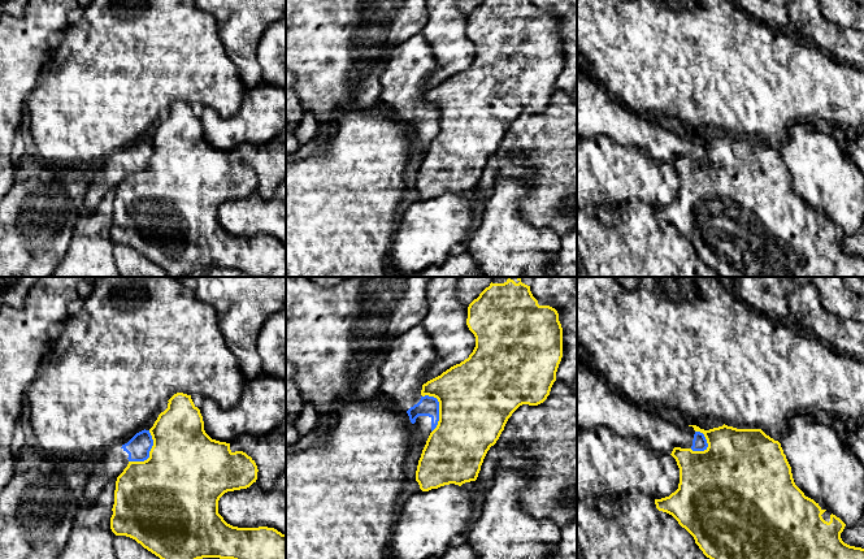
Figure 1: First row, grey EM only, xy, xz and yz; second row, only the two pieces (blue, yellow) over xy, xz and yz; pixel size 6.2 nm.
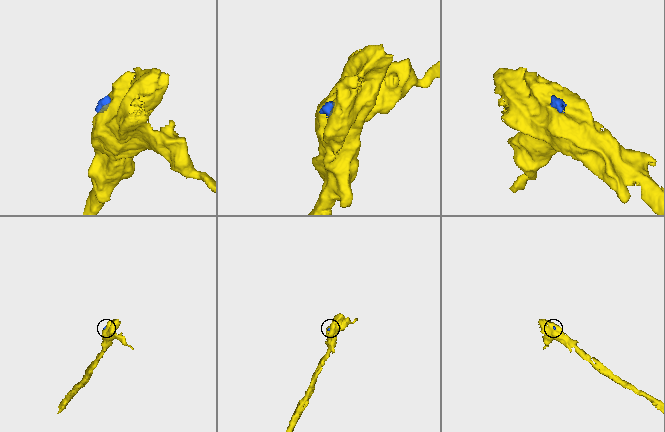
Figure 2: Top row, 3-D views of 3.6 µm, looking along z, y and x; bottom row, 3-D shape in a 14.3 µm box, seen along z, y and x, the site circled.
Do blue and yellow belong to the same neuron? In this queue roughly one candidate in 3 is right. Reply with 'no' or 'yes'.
no

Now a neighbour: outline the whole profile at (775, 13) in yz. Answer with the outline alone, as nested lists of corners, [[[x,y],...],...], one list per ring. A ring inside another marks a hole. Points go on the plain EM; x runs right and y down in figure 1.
[[[734,0],[738,6],[744,9],[748,14],[765,22],[776,31],[783,31],[793,27],[787,6],[791,0]]]

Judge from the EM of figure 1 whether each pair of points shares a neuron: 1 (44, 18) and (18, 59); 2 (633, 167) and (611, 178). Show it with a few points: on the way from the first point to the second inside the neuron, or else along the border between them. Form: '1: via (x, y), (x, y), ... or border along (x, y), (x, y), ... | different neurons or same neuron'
1: via (38, 29), (18, 48) | same neuron
2: via (628, 172), (625, 174), (616, 174) | same neuron

